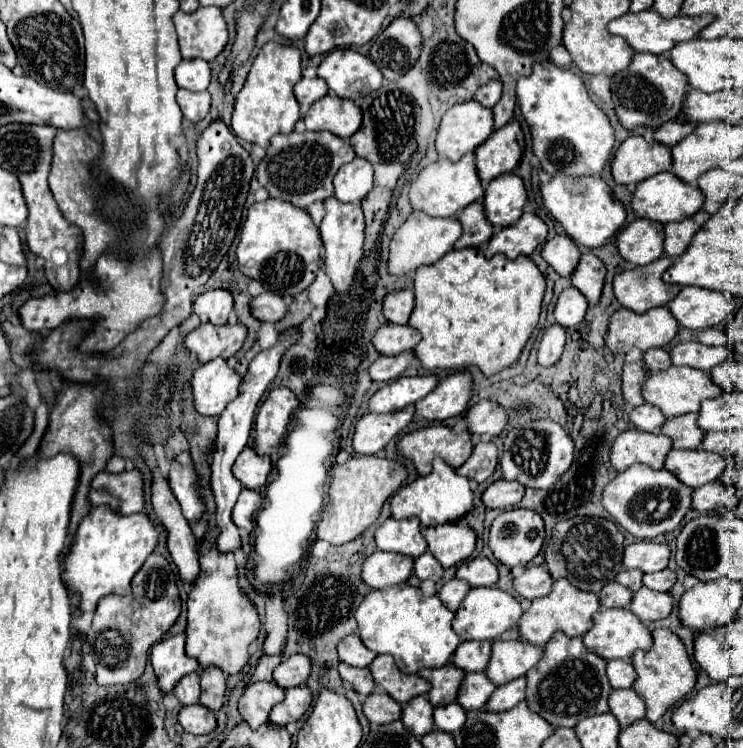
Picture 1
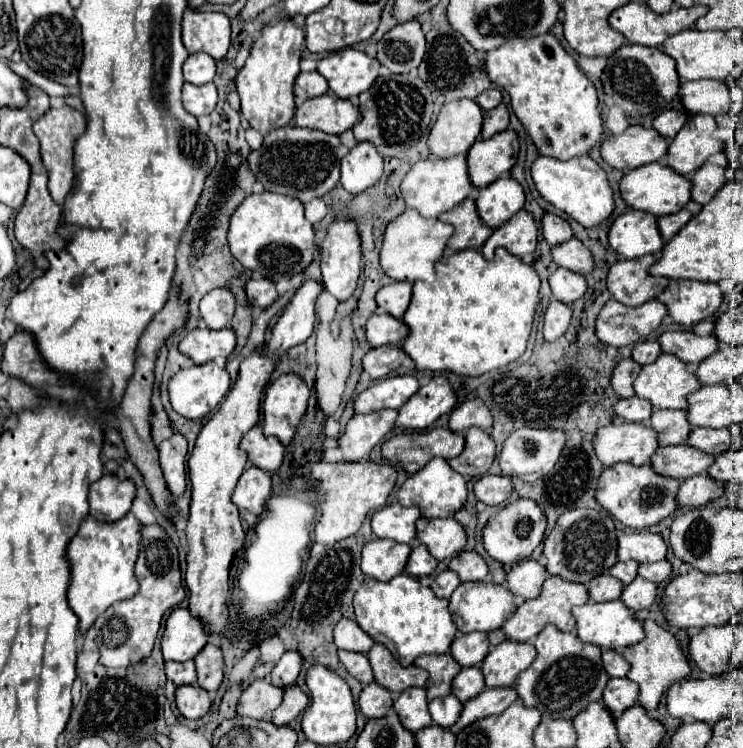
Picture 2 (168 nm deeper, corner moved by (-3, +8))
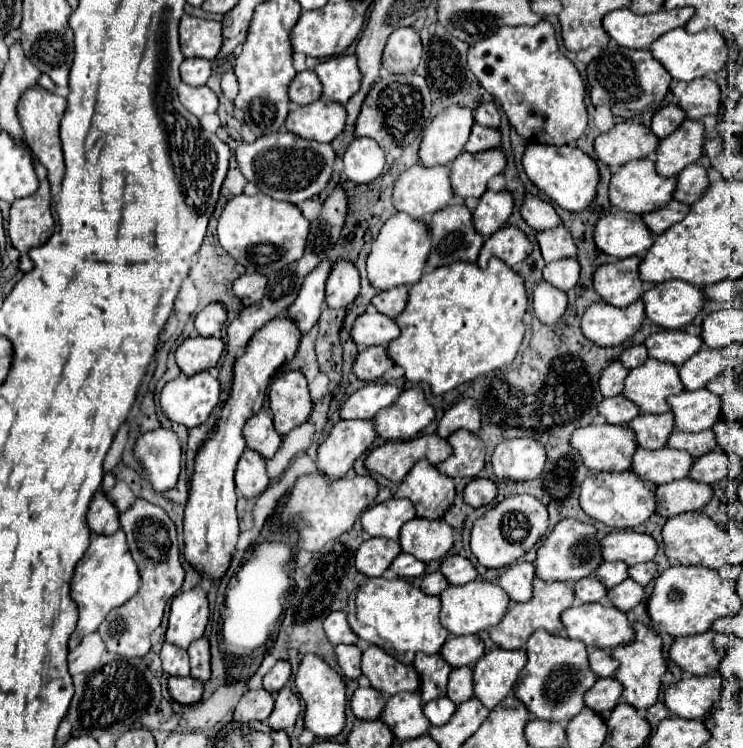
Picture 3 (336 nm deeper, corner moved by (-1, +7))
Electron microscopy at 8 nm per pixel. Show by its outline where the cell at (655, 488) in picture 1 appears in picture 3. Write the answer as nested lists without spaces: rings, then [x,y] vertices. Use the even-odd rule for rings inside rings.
[[[630,469],[620,471],[620,473],[616,473],[616,471],[592,473],[580,485],[580,507],[584,509],[586,515],[590,515],[592,519],[602,521],[610,527],[632,529],[656,513],[656,485],[644,481]]]

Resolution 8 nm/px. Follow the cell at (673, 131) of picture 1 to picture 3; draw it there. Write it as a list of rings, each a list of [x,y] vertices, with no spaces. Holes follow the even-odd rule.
[[[668,105],[668,107],[664,107],[664,109],[660,109],[660,111],[654,113],[654,117],[652,117],[652,131],[654,131],[656,137],[664,139],[664,137],[668,137],[672,131],[676,131],[678,125],[680,125],[684,119],[686,119],[686,115],[684,115],[684,111],[682,111],[680,107]]]

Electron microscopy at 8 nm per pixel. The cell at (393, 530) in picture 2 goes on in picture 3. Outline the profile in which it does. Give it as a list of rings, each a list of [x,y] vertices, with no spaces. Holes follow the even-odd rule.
[[[392,497],[384,503],[368,507],[362,515],[362,527],[364,533],[368,533],[370,537],[398,539],[402,525],[414,517],[416,511],[408,499]]]

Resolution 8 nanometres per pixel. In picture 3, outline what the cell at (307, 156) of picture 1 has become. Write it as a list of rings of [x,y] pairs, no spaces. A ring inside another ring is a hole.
[[[276,131],[258,137],[254,143],[242,143],[236,149],[236,159],[242,175],[256,183],[264,195],[298,205],[326,189],[334,171],[336,151],[330,143],[302,139],[290,131]]]

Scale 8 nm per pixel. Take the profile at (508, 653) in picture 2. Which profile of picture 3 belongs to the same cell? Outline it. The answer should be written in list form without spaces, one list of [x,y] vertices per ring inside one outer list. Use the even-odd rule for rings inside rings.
[[[524,649],[494,651],[482,655],[474,667],[474,695],[488,707],[494,709],[502,699],[512,693],[518,673],[524,669],[528,657]]]

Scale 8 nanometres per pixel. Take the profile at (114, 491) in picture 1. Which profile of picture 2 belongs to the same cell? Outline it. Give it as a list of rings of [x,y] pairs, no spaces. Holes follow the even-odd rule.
[[[104,474],[90,486],[88,504],[90,516],[100,522],[116,522],[128,514],[134,500],[134,482],[118,480],[114,474]]]

